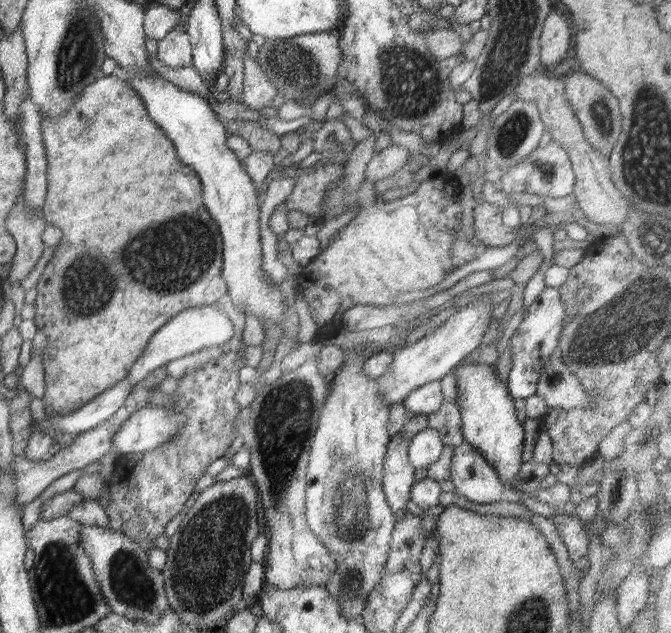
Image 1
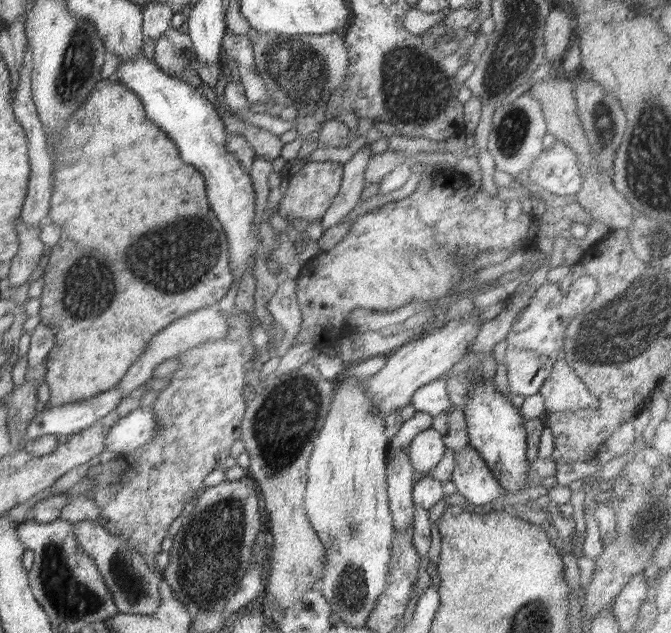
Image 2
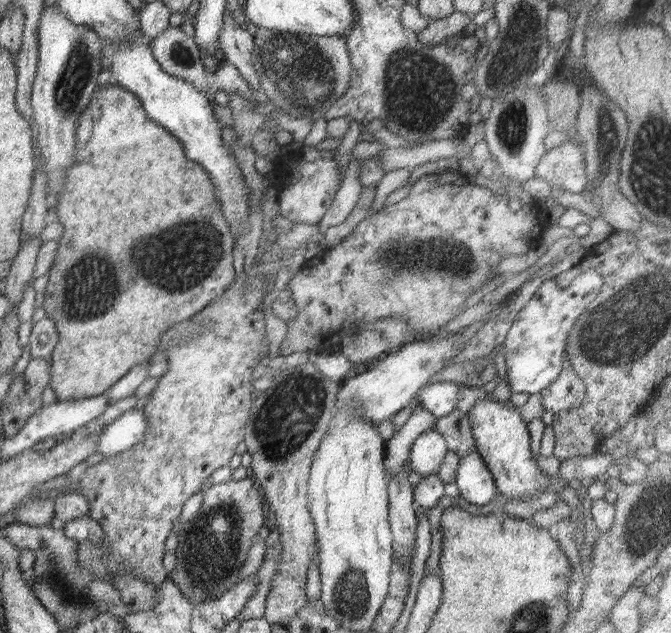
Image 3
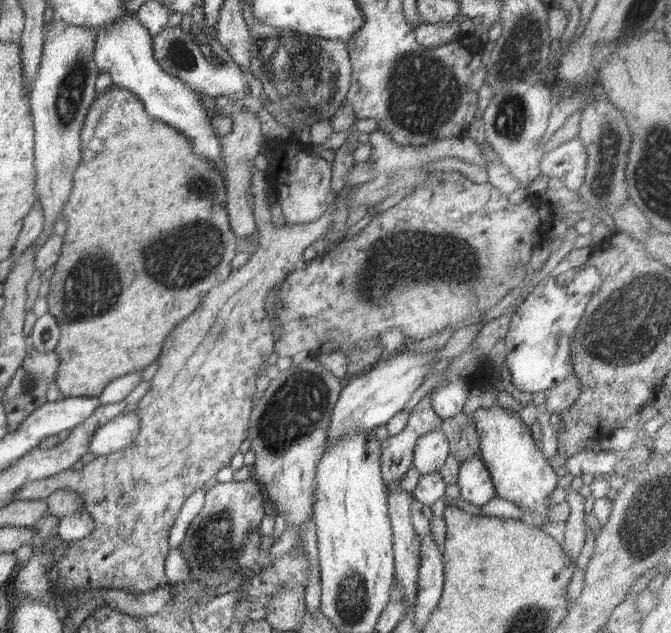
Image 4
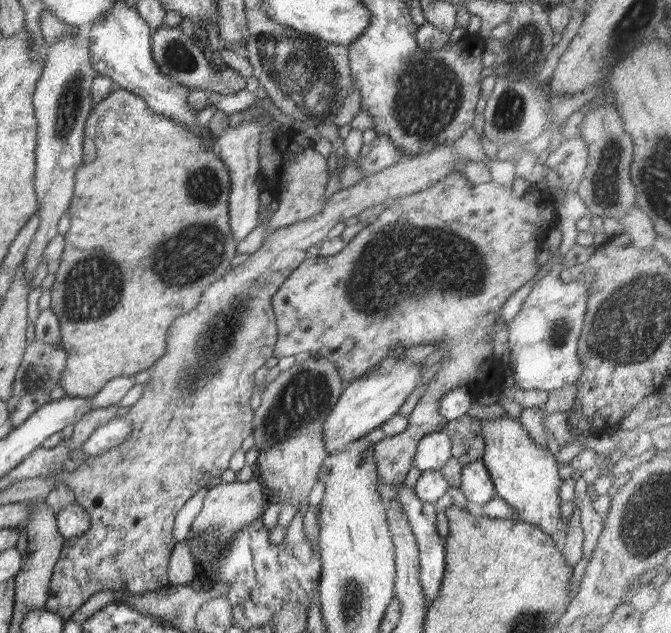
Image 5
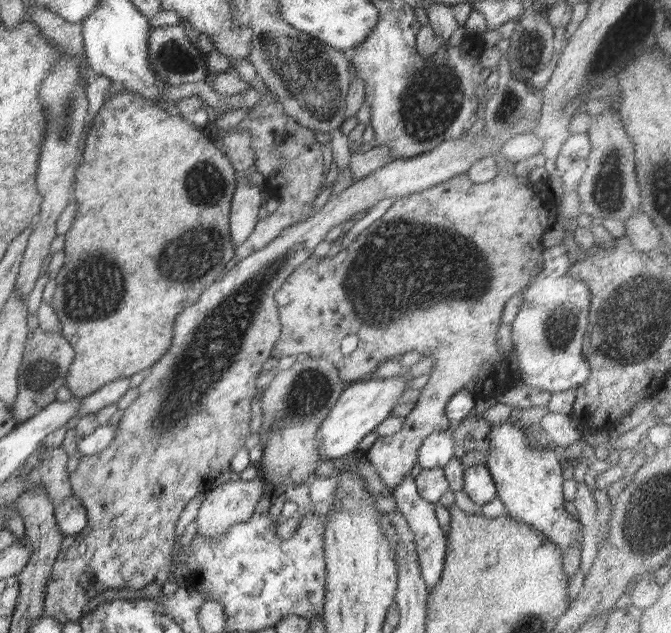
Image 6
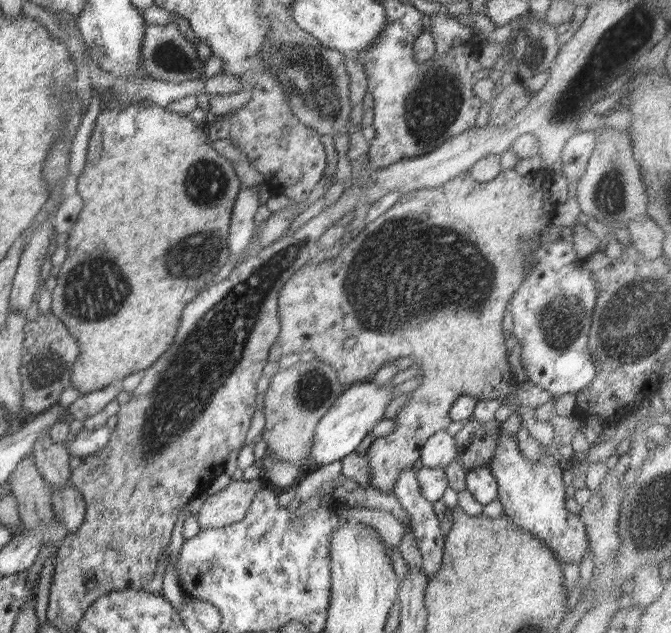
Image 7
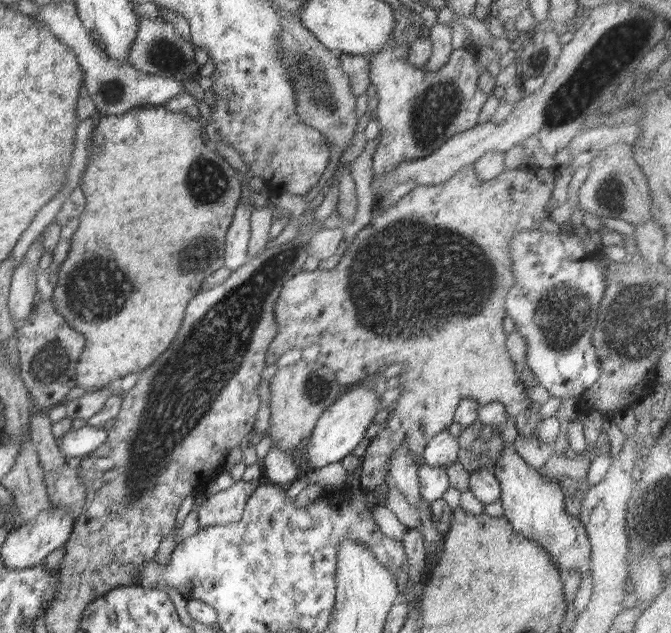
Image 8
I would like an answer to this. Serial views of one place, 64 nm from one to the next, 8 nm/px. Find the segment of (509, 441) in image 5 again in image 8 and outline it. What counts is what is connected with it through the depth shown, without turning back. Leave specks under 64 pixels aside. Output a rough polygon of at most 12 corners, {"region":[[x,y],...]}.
{"region":[[506,443],[492,468],[505,517],[561,572],[591,568],[567,484]]}

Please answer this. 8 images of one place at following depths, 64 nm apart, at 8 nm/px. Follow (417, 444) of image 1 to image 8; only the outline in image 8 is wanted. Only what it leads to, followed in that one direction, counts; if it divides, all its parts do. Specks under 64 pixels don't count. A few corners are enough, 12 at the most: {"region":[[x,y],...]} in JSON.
{"region":[[435,434],[421,456],[434,467],[458,462],[459,438]]}

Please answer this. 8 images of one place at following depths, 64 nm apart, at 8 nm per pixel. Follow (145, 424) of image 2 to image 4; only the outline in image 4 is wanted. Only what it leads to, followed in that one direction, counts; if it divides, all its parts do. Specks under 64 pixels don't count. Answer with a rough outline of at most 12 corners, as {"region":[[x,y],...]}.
{"region":[[123,413],[95,431],[89,452],[106,456],[134,442],[138,415]]}

